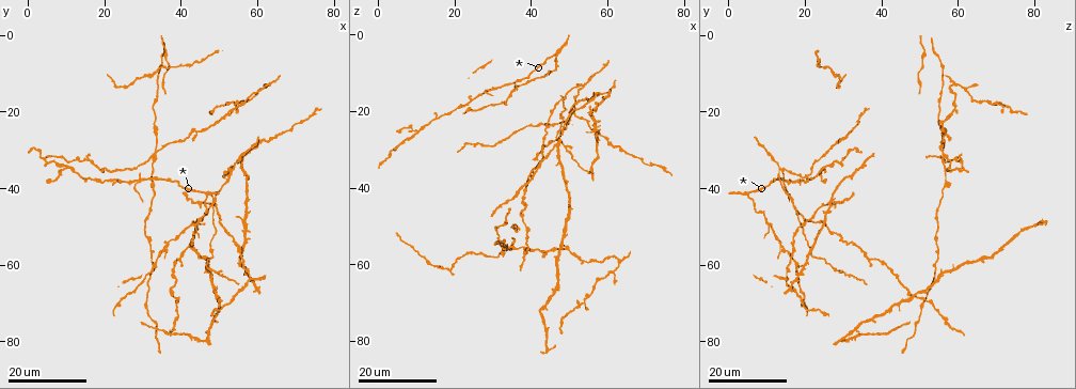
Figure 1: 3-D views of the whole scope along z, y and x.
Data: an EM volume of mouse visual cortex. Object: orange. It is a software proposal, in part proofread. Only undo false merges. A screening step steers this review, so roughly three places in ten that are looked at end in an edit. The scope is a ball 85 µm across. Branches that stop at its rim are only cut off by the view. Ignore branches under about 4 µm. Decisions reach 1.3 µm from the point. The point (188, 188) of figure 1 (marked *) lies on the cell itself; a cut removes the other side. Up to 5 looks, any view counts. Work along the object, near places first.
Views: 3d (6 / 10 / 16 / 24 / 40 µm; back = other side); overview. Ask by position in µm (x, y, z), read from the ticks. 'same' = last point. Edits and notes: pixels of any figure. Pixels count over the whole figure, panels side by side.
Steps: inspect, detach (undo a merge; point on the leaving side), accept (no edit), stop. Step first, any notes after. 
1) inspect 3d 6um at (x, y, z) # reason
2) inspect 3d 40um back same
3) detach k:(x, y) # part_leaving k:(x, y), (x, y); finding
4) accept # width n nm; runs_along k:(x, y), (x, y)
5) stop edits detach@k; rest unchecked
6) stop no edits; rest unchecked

inspect 3d 24um at (29.0, 38.5, 15.0) # branch point

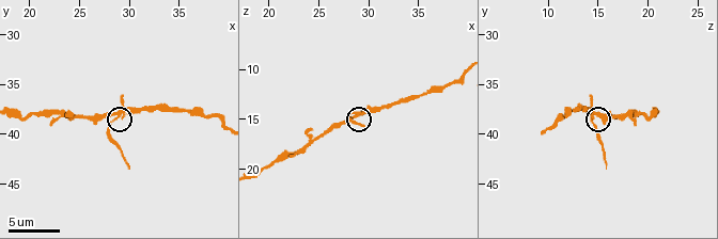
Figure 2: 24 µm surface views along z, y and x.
inspect 3d 6um at (28.6, 38.4, 14.6)

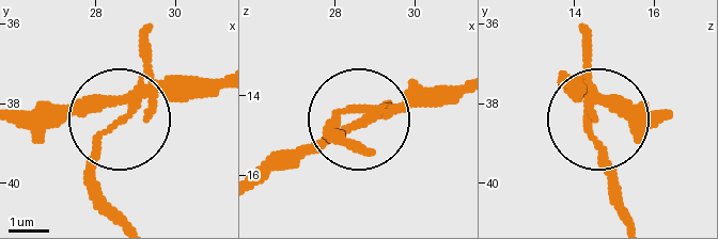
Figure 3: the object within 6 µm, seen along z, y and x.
accept # side_arm 6 um; runs_along 3:(214, 89), (173, 92), (112, 129), (91, 197); continuous, no second cell

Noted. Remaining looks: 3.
inspect 3d 16um at (40.0, 58.0, 36.5) # thin arm on a thick one

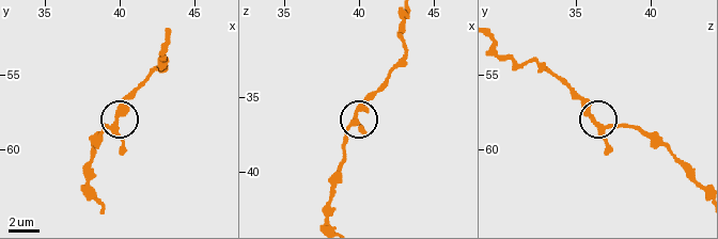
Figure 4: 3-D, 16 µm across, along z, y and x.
inspect 3d 10um at (39.8, 58.2, 36.4) # zoom in

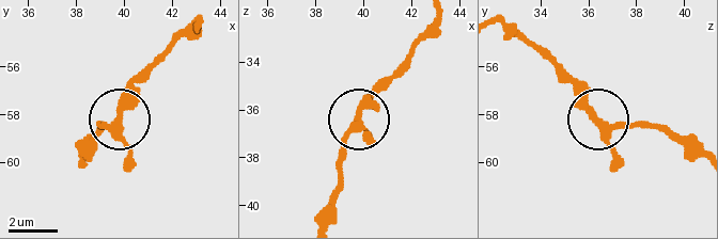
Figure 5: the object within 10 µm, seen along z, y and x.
accept # runs_along 5:(496, 21), (520, 31), (606, 121), (653, 123); continuous, no second cell

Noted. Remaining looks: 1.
stop no edits; rest unchecked

